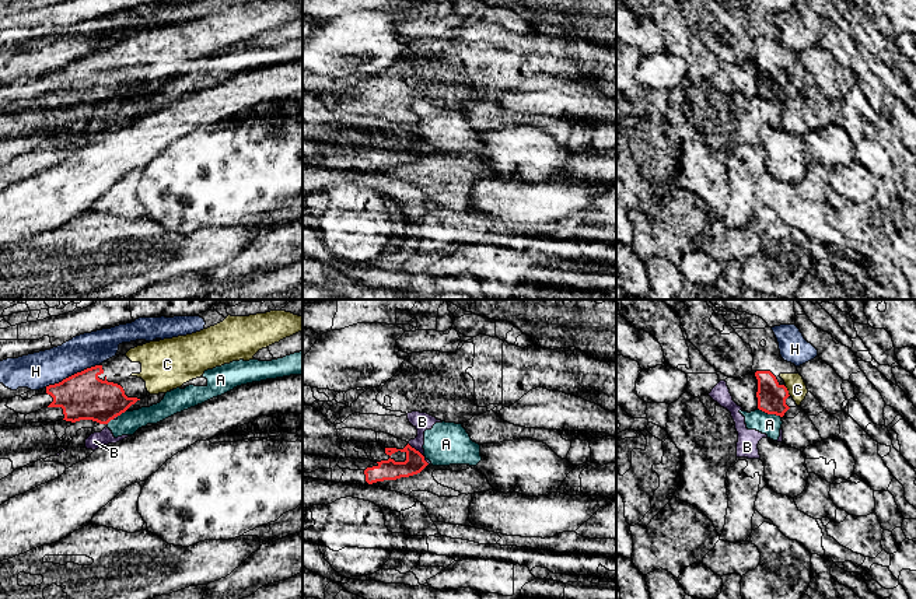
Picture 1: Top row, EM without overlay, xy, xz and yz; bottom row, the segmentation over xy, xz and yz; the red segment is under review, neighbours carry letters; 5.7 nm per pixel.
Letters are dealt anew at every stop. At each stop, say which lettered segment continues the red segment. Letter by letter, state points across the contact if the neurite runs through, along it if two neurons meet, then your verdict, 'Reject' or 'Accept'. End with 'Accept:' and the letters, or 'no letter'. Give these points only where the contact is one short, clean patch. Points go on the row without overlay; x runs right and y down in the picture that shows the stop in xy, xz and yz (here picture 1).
A: Boundary: yz (758, 94), (780, 104). Reject
B: Boundary: xz (408, 129), (429, 150). Reject
C: Accept
H: Boundary: xy (98, 51), (45, 73). Reject
Accept: C

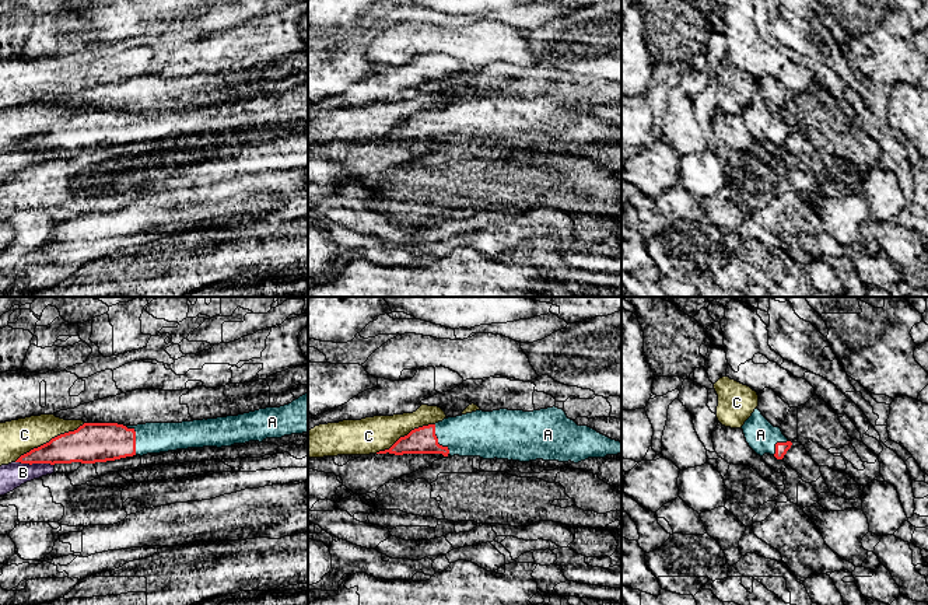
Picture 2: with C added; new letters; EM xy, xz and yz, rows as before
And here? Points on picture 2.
A: Path across: xy (91, 129), (135, 125), (151, 123). Accept
B: Reject
C: Reject
Accept: A

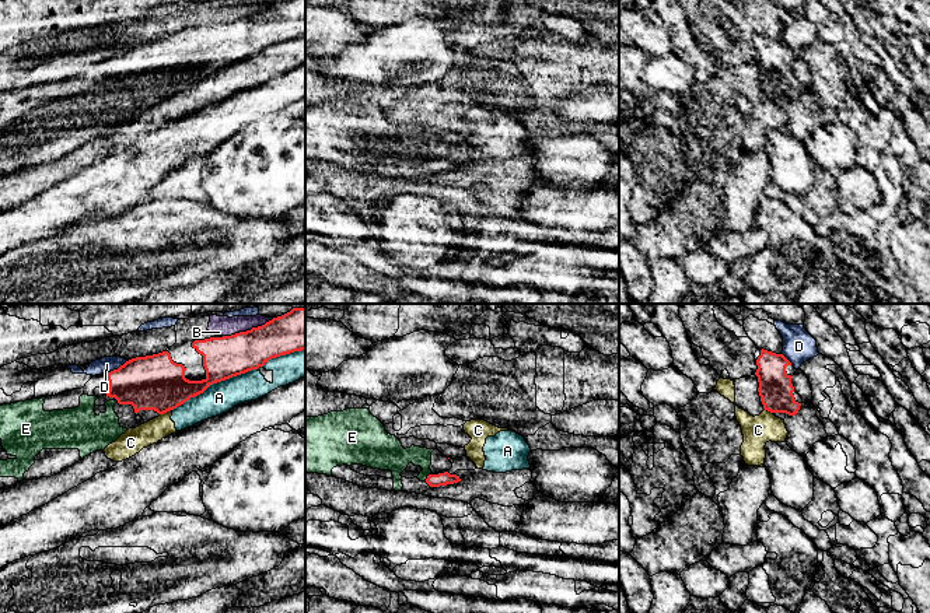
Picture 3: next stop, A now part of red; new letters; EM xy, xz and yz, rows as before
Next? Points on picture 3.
A: Reject
B: Reject
C: Boundary: xy (171, 95), (160, 101). Reject
D: Reject
E: Path across: xz (441, 165), (427, 164), (415, 143), (391, 142). Accept
Accept: E

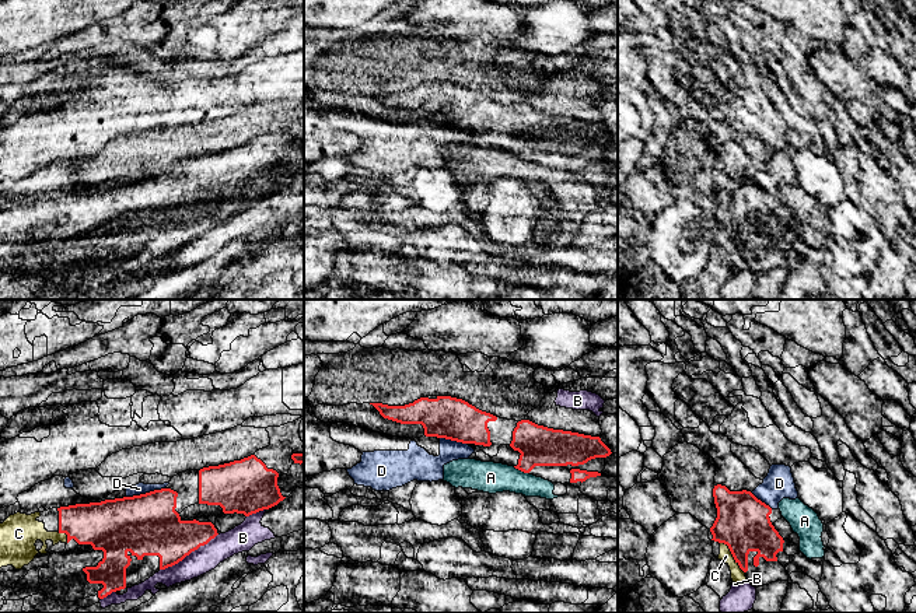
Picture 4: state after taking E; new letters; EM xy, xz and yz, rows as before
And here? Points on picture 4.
A: Boundary: xz (513, 153), (528, 160). Reject
B: Reject
C: Accept
D: Boundary: xy (164, 174), (126, 184). Reject
Accept: C

